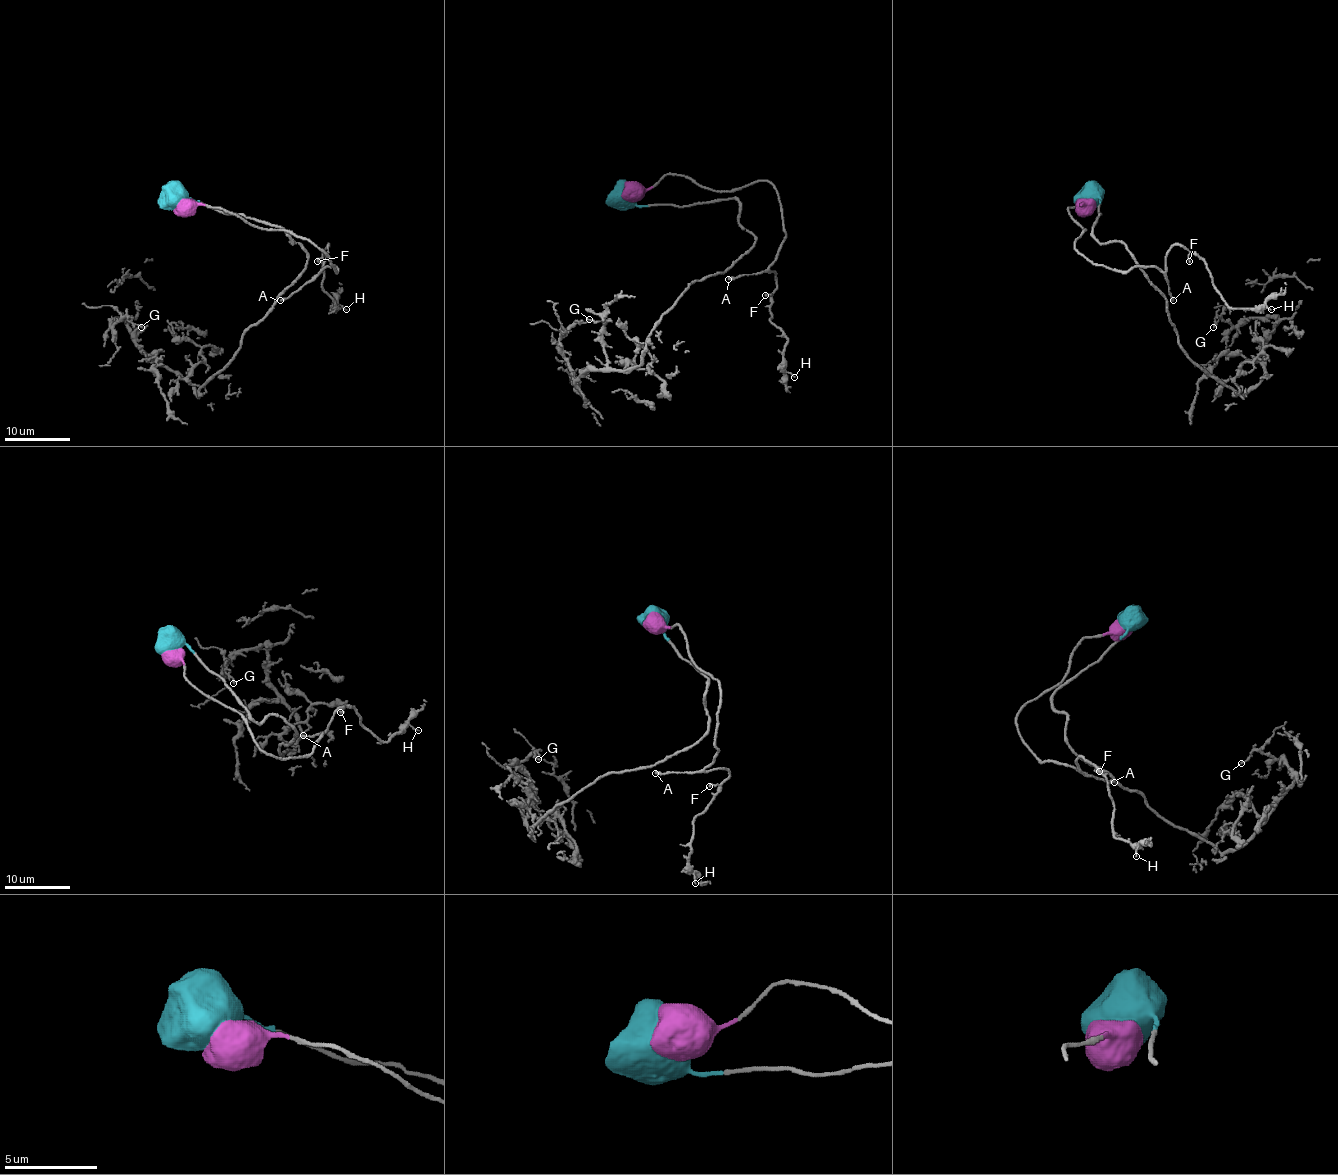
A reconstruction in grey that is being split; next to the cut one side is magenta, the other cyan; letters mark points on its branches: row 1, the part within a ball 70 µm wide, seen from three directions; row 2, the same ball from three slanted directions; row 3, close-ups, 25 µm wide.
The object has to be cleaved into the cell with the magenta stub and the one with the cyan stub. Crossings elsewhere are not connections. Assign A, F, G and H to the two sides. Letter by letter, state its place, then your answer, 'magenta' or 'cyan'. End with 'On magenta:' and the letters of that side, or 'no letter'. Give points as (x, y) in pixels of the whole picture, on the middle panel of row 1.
A: place (728, 279); magenta
F: place (765, 295); magenta
G: place (589, 319); cyan
H: place (794, 377); magenta
On magenta: A, F, H

